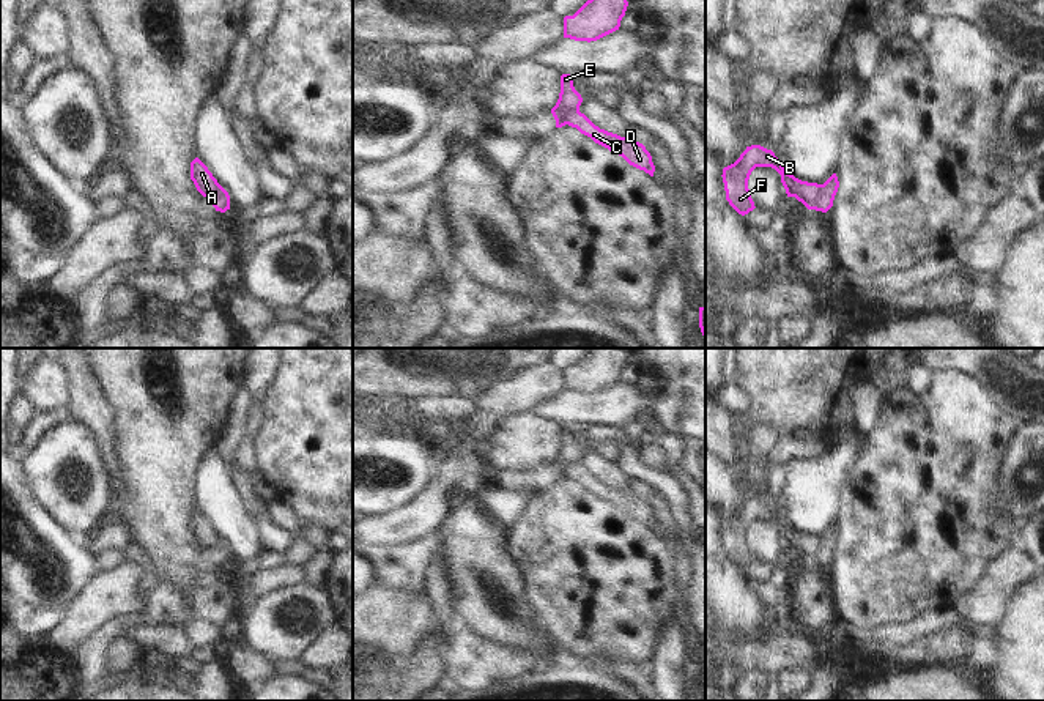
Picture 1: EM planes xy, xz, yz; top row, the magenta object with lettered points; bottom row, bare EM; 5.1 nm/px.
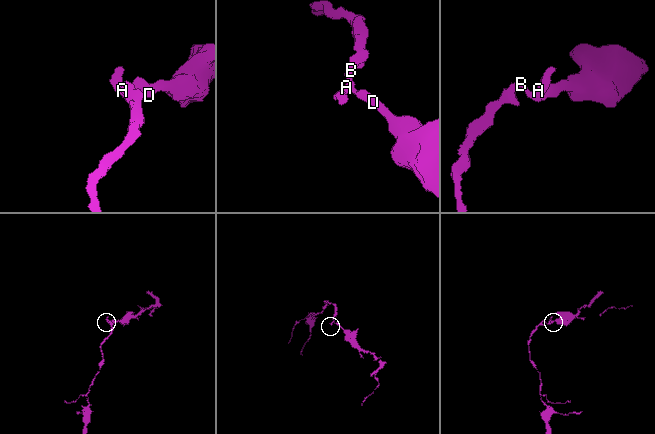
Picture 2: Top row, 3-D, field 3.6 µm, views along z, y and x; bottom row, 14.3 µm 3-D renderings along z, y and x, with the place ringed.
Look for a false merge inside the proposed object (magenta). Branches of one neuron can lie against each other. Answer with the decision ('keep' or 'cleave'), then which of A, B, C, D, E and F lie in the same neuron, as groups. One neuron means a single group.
cleave | A B E F / C D

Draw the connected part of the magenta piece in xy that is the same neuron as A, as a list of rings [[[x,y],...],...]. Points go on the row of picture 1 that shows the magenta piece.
[[[198,158],[191,162],[191,180],[197,191],[206,198],[214,197],[220,187],[217,180]]]

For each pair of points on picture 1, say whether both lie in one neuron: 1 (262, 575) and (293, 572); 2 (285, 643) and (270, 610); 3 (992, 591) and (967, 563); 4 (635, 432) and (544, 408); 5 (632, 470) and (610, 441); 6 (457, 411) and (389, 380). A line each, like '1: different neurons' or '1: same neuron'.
1: same neuron
2: same neuron
3: different neurons
4: different neurons
5: different neurons
6: different neurons

